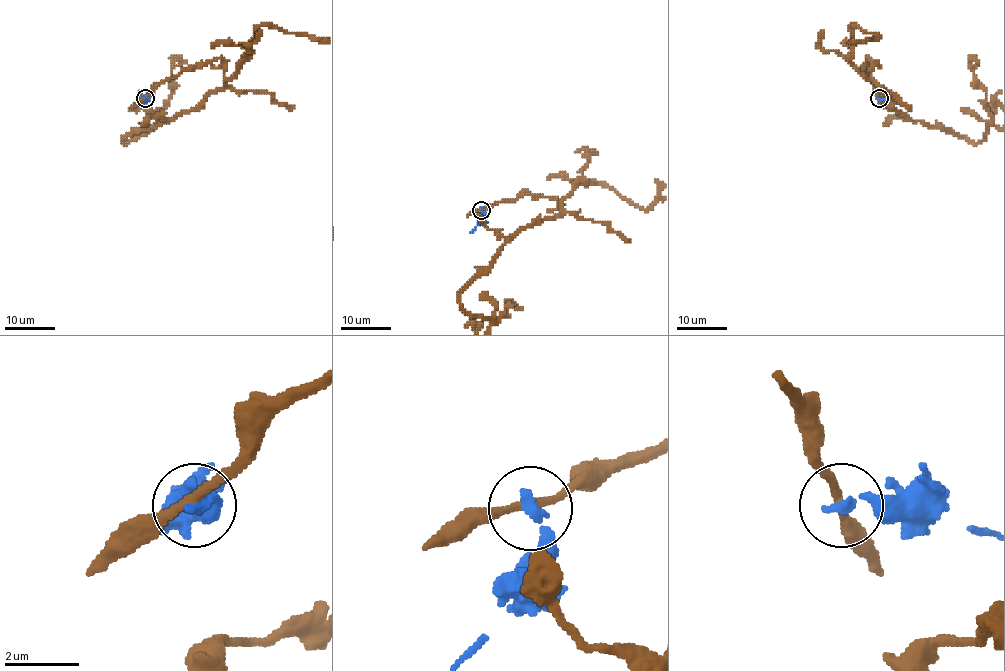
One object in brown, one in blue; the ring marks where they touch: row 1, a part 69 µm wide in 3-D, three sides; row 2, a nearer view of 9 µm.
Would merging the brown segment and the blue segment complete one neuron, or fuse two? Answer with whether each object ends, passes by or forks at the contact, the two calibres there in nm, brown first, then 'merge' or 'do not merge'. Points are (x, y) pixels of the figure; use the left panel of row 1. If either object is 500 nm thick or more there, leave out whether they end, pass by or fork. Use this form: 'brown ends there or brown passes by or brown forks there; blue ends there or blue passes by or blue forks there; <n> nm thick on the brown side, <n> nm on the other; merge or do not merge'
brown passes by; blue ends there; 200 nm thick on the brown side, 280 nm on the other; do not merge

